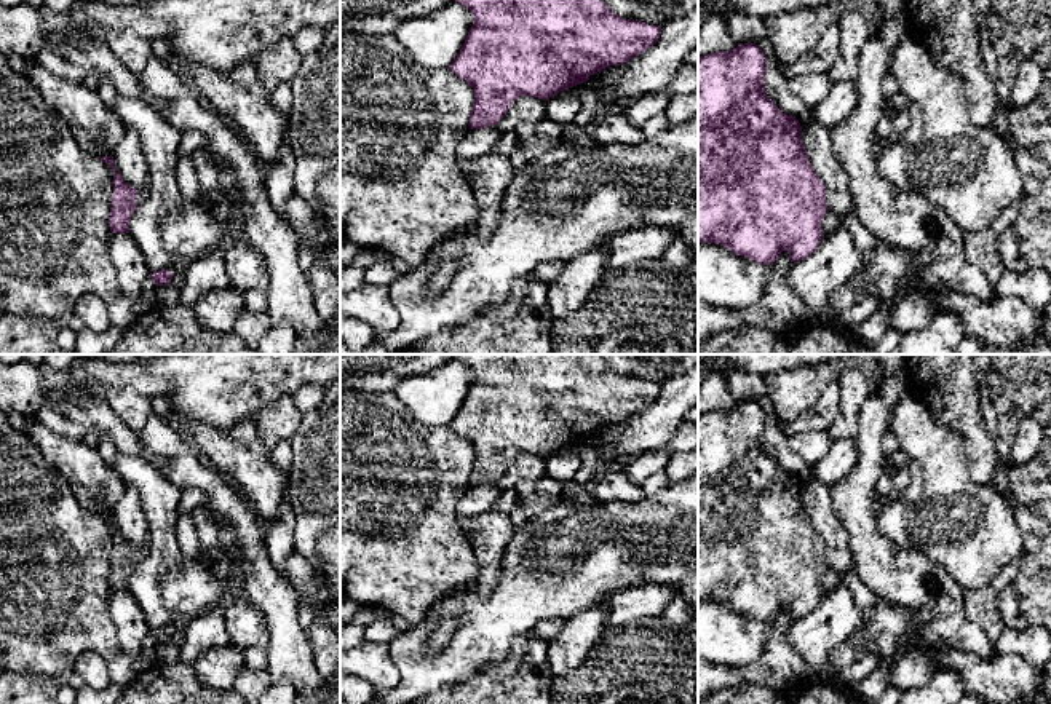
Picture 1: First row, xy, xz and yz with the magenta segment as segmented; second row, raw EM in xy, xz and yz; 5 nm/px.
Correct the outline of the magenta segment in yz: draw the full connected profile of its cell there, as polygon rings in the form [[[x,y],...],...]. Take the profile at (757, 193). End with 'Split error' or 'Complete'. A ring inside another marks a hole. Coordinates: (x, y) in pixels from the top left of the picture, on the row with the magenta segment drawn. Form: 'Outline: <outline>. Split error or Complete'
Outline: [[[744,43],[728,51],[716,51],[698,57],[698,244],[720,244],[730,252],[748,257],[762,267],[776,262],[784,249],[789,252],[794,263],[811,255],[823,239],[823,219],[829,211],[824,182],[811,168],[802,142],[802,126],[795,117],[783,113],[767,96],[765,72],[767,57],[756,43]]]. Complete

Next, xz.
Outline: [[[455,0],[466,6],[473,16],[473,26],[460,48],[460,53],[449,65],[449,69],[462,80],[465,80],[474,89],[474,105],[470,115],[470,129],[481,129],[486,126],[495,126],[510,110],[511,104],[521,96],[538,97],[548,101],[554,94],[564,89],[573,88],[580,83],[586,83],[593,73],[602,72],[610,65],[626,64],[633,57],[650,49],[660,38],[661,27],[648,26],[644,21],[623,19],[613,13],[602,0]]]. Complete

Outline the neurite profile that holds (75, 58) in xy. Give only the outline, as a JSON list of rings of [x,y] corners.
[[[75,34],[62,40],[51,38],[34,59],[56,77],[85,81],[91,73],[109,78],[118,94],[147,102],[161,118],[168,115],[166,102],[147,93],[137,75],[129,72],[105,43]]]

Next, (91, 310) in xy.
[[[94,294],[80,297],[72,313],[78,316],[91,332],[105,332],[112,326],[107,303]]]

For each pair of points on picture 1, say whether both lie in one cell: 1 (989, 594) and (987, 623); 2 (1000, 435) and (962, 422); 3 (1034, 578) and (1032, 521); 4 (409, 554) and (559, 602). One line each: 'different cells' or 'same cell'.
1: same cell
2: different cells
3: same cell
4: different cells

